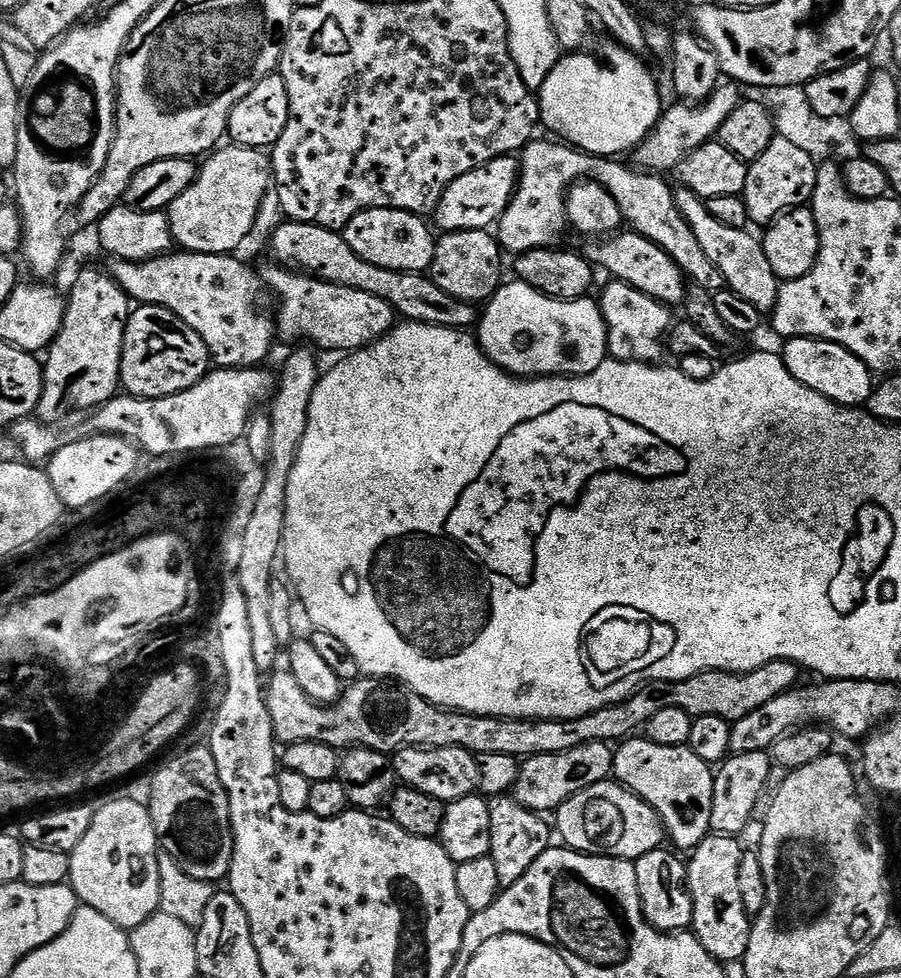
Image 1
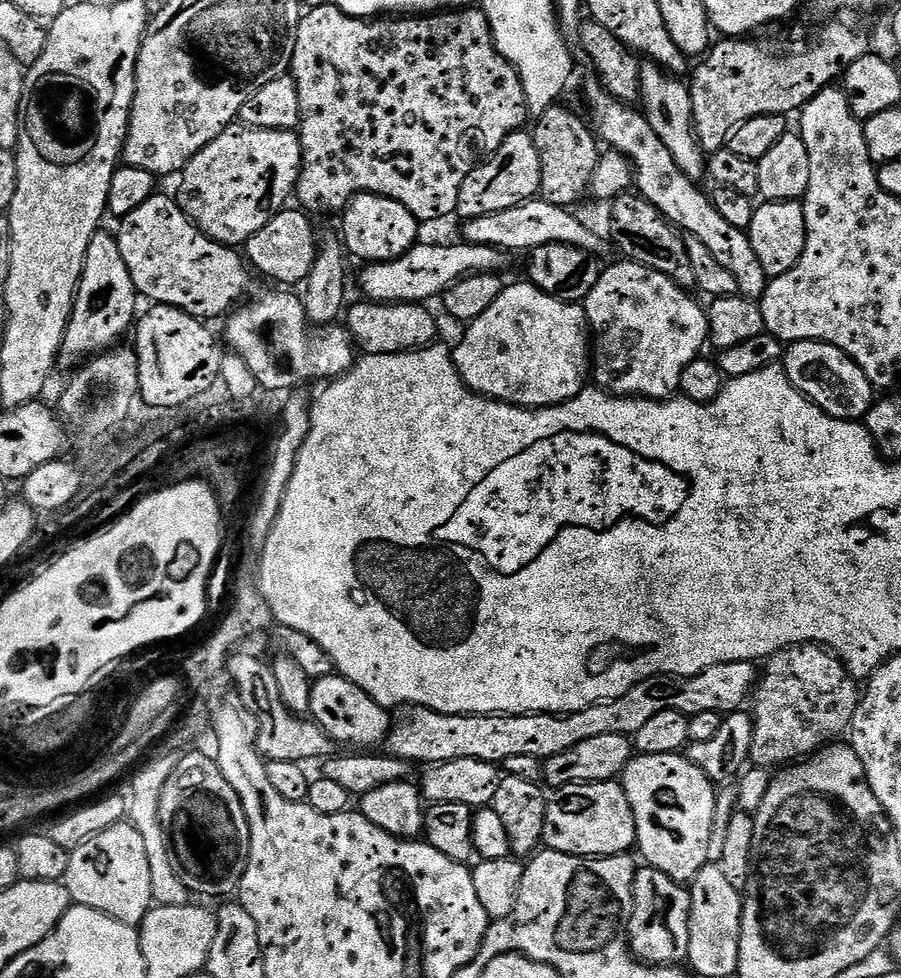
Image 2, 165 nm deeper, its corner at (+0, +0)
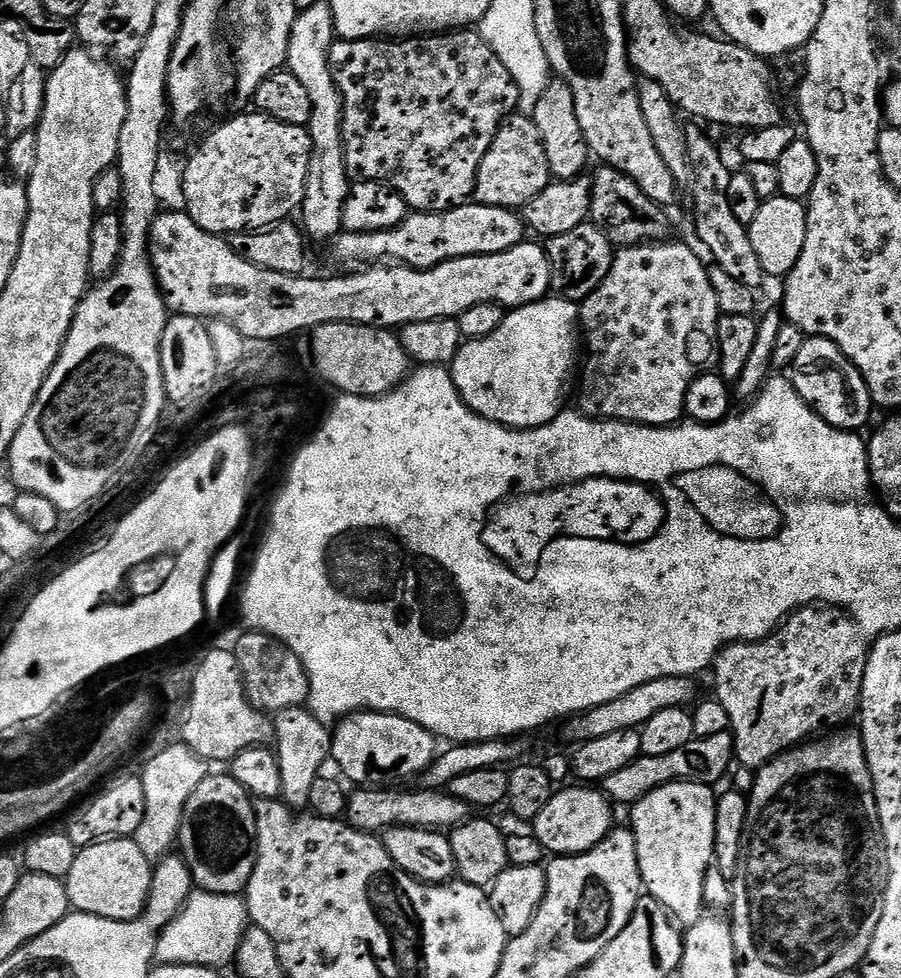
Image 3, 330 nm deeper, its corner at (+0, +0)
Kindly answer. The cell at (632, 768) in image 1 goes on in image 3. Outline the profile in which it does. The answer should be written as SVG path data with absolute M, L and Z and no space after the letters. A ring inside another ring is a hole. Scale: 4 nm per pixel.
M681 780L663 784L658 790L646 794L631 809L630 827L636 836L636 853L640 879L647 895L653 896L680 926L691 926L705 915L704 879L706 870L714 864L714 822L716 821L717 793L707 784L692 784Z

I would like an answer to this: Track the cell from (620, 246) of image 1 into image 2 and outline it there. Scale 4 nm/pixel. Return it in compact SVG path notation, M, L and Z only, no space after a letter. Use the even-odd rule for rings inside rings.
M533 198L510 210L482 214L478 218L467 221L463 225L463 239L470 244L498 248L509 254L515 254L515 252L527 254L533 248L547 244L569 244L575 248L583 248L585 252L599 253L599 238L578 217L571 216L568 212L571 211L567 207L551 204L542 198Z

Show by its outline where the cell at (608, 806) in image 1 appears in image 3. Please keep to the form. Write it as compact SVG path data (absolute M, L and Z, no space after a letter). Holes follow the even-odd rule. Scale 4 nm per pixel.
M564 786L546 802L542 814L534 821L536 841L544 847L545 853L561 856L575 856L577 852L589 852L596 844L601 844L614 827L612 811L614 805L603 791L592 786Z

